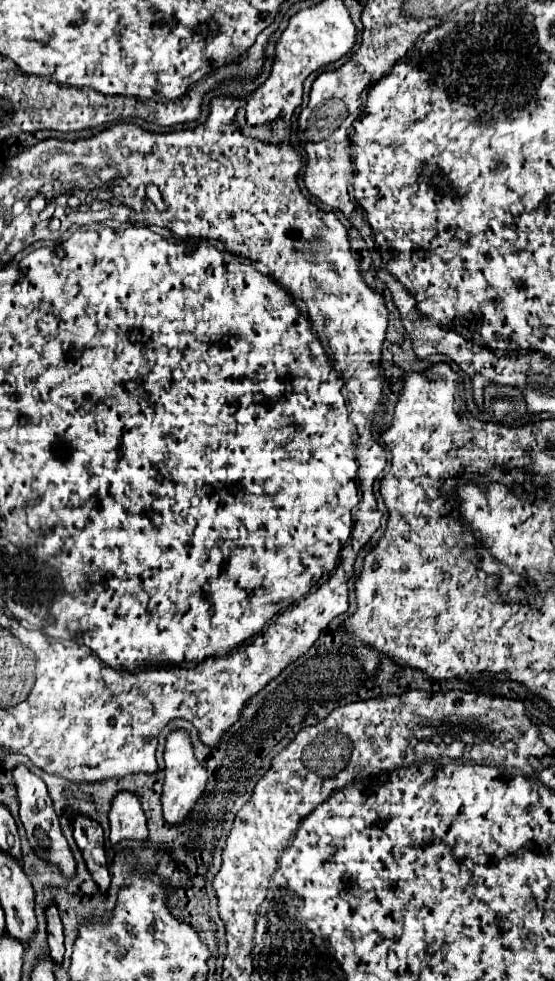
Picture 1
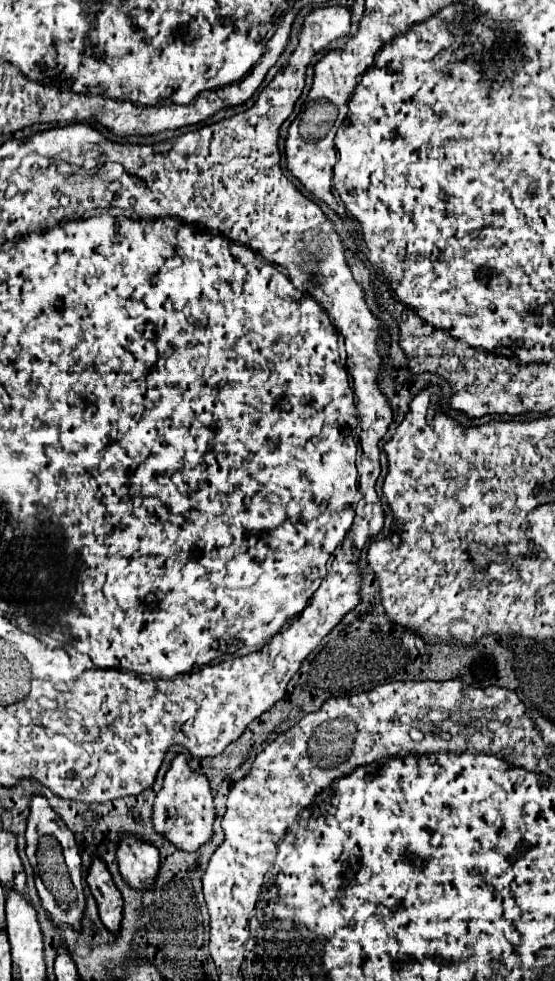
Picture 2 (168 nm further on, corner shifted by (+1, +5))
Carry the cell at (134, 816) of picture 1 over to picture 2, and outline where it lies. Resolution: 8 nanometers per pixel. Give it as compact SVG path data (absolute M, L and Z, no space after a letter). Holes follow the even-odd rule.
M132 835L120 841L116 853L120 875L128 883L128 887L136 891L150 891L154 889L154 881L160 869L158 849L152 843L138 841Z

